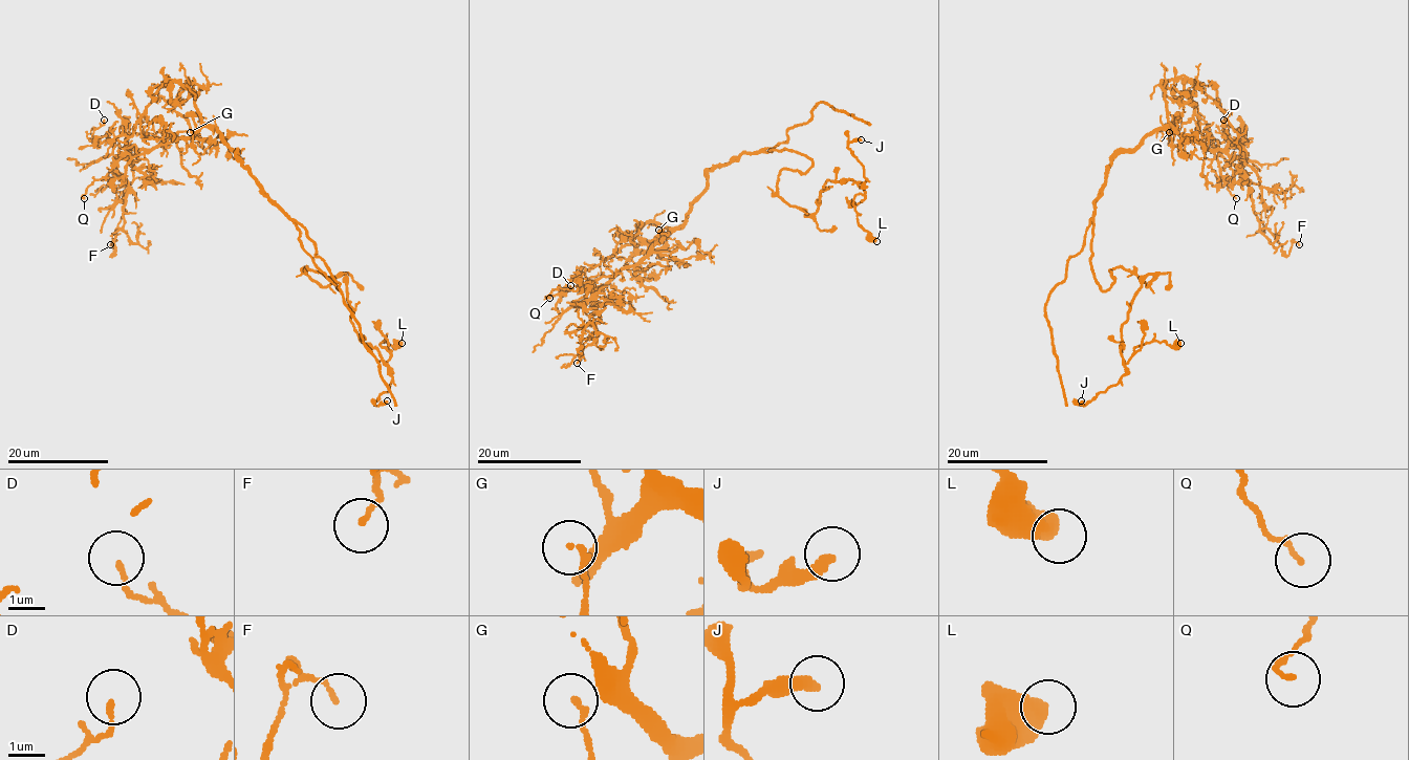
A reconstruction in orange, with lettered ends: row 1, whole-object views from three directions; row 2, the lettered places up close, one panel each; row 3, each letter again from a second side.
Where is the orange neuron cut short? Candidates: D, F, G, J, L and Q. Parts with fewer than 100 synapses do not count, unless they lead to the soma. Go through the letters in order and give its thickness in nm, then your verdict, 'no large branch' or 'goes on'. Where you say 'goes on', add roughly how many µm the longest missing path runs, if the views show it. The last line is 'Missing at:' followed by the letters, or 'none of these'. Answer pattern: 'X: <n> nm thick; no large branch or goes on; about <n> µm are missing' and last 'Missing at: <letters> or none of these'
D: 120 nm thick; no large branch
F: 120 nm thick; no large branch
G: 100 nm thick; no large branch
J: 360 nm thick; no large branch
L: 600 nm thick; no large branch
Q: 140 nm thick; no large branch
Missing at: none of these

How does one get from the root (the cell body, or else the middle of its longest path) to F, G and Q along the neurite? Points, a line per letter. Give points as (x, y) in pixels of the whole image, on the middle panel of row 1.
F: (758, 152), (743, 152), (711, 168), (707, 189), (685, 221), (582, 303), (595, 311), (582, 333), (577, 363)
G: (758, 152), (743, 152), (728, 164), (711, 168), (707, 189), (693, 203), (685, 221), (655, 243), (658, 230)
Q: (758, 152), (711, 168), (685, 221), (636, 263), (576, 290), (556, 287), (549, 298)

